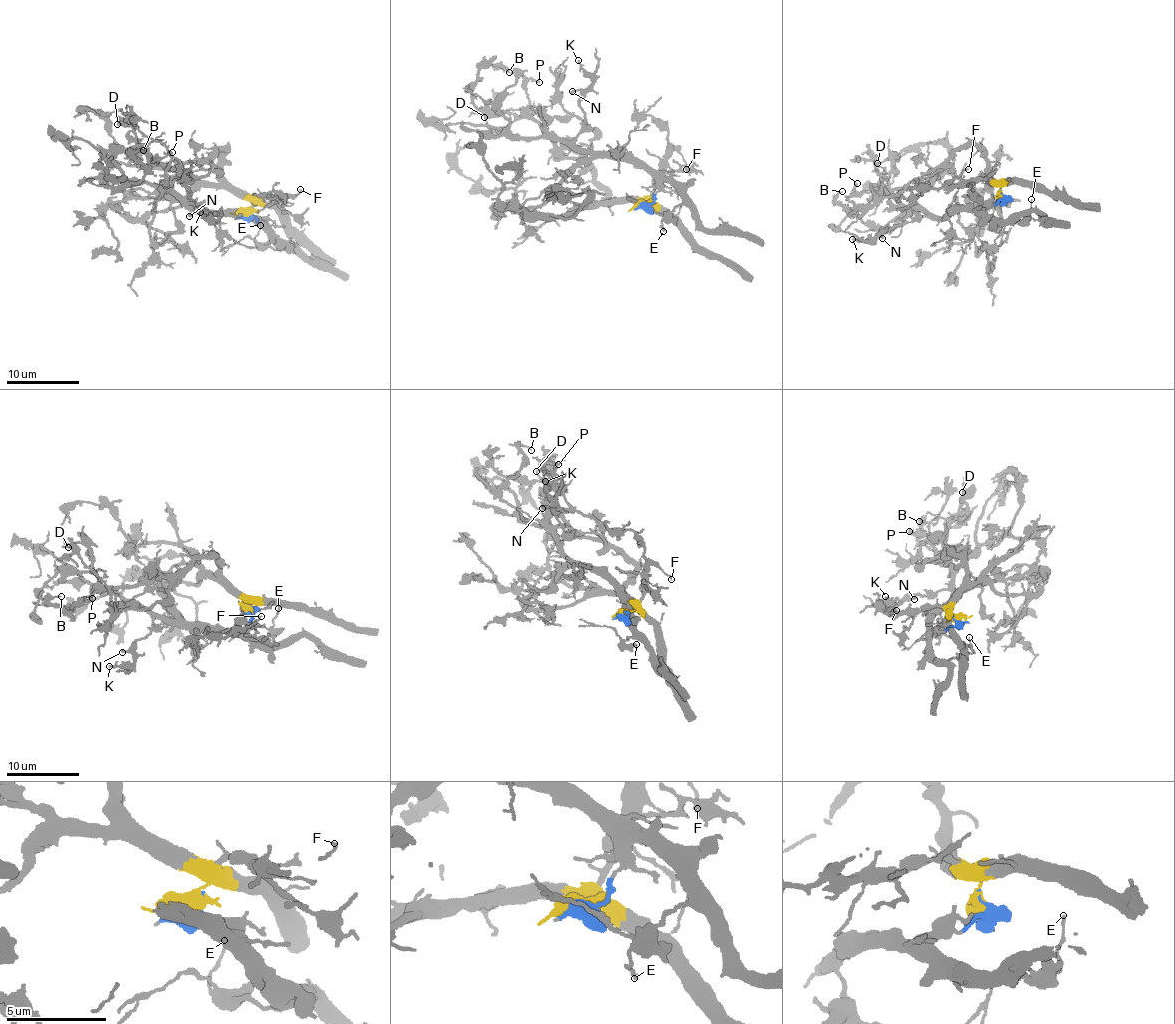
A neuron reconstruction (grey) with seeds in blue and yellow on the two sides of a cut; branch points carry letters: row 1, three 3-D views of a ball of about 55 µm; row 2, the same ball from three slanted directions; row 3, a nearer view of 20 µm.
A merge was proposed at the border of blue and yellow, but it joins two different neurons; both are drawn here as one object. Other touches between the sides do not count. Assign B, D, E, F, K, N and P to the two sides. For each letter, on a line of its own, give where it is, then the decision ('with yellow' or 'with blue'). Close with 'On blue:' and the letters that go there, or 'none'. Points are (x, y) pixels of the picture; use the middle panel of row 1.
B: (509, 72) | with blue
D: (484, 117) | with yellow
E: (663, 231) | with blue
F: (686, 169) | with yellow
K: (578, 60) | with blue
N: (572, 91) | with blue
P: (539, 82) | with yellow
On blue: B, E, K, N

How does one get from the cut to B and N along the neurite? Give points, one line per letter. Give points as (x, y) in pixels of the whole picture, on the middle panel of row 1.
B: (646, 204), (658, 184), (633, 163), (515, 137), (499, 110), (516, 76), (499, 67), (508, 72)
N: (646, 204), (658, 184), (644, 168), (626, 159), (586, 152), (574, 142), (585, 112), (581, 94), (571, 90)

